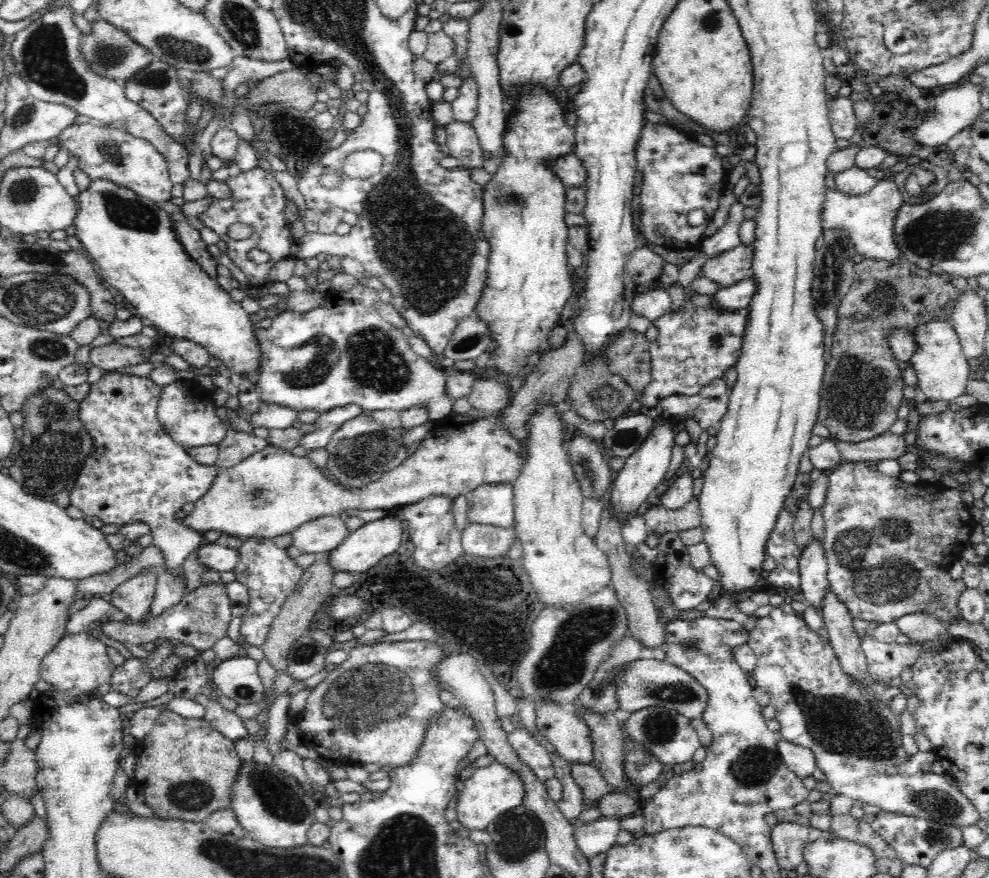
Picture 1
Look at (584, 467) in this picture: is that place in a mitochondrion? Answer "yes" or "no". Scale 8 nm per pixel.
yes

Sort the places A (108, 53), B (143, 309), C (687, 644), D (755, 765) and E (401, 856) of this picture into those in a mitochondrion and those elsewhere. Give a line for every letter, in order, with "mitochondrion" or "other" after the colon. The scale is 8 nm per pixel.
A: mitochondrion
B: other
C: mitochondrion
D: mitochondrion
E: mitochondrion

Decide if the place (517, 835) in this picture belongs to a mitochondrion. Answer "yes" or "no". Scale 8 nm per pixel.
yes

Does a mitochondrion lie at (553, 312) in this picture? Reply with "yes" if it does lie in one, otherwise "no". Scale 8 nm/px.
no

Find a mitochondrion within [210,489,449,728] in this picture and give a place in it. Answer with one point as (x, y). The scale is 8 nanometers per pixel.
(302, 653)

